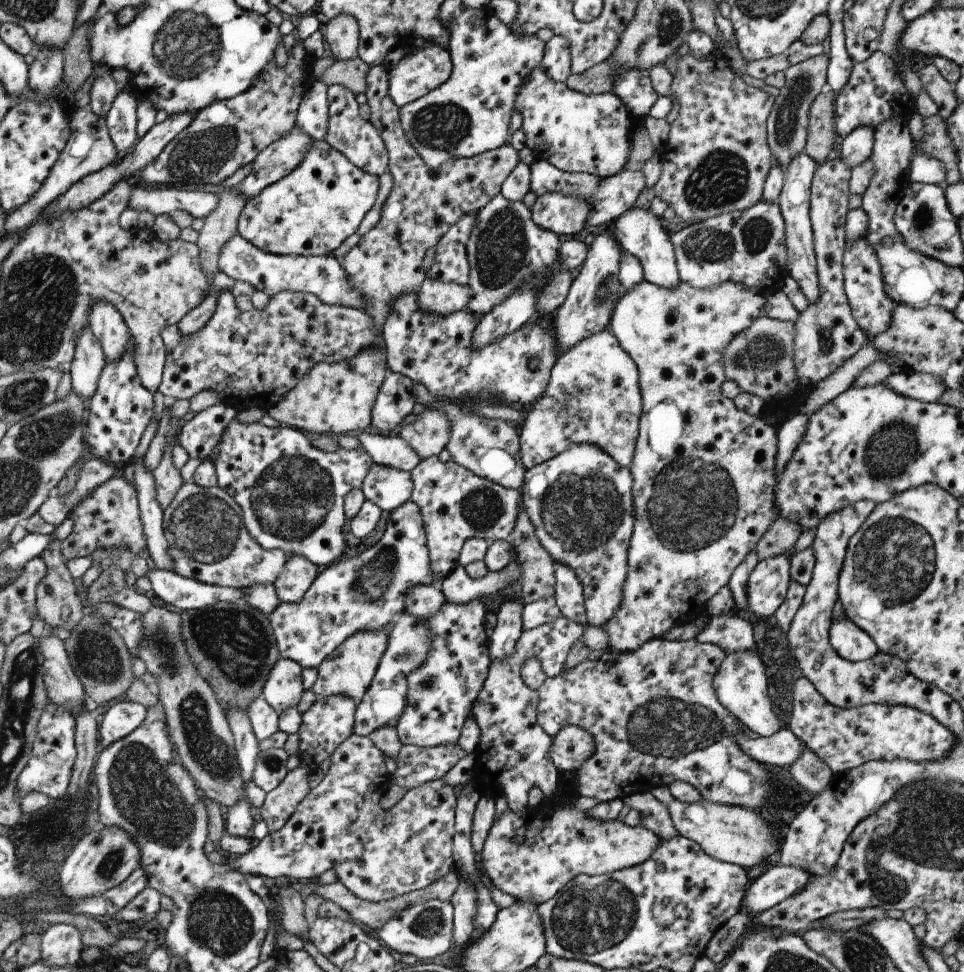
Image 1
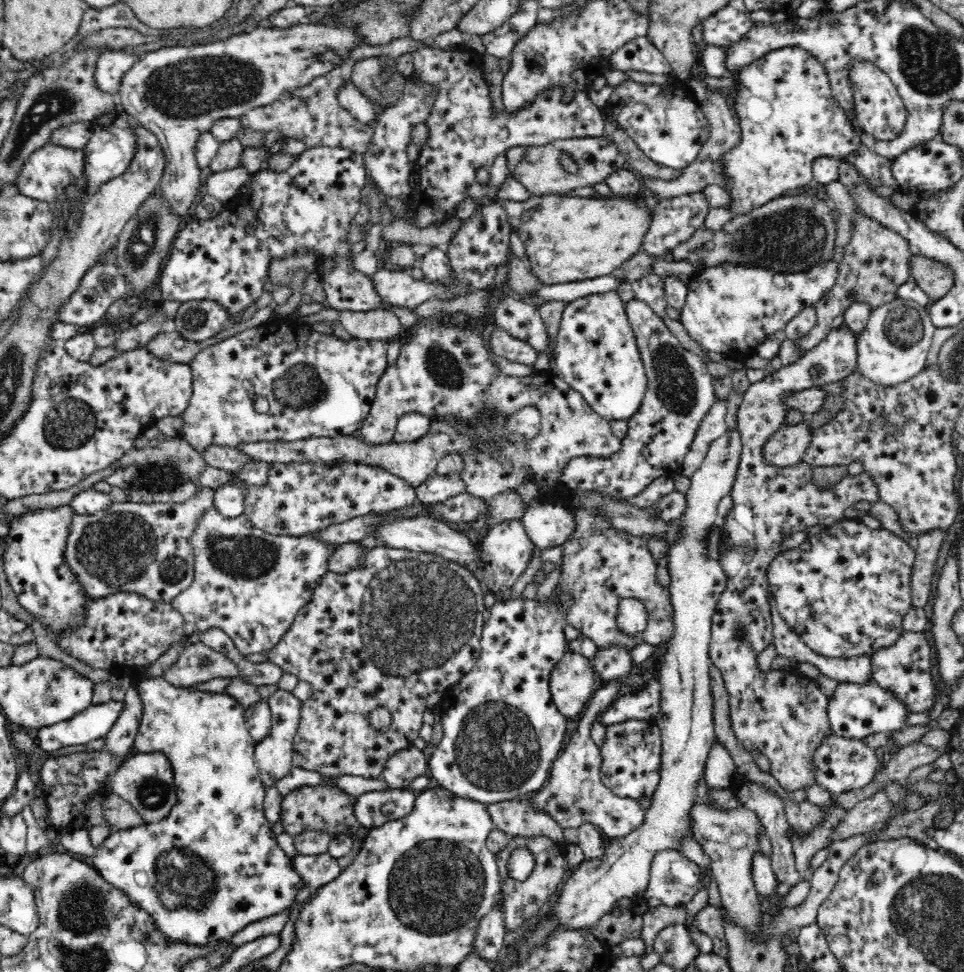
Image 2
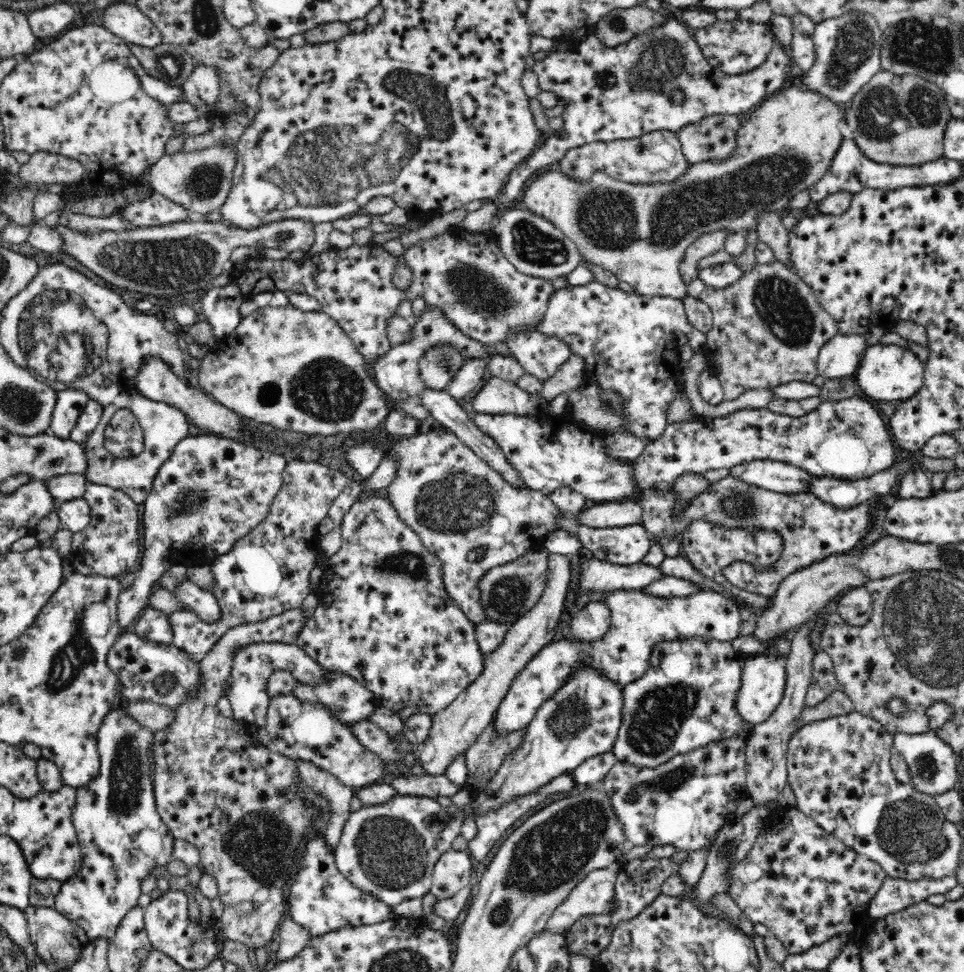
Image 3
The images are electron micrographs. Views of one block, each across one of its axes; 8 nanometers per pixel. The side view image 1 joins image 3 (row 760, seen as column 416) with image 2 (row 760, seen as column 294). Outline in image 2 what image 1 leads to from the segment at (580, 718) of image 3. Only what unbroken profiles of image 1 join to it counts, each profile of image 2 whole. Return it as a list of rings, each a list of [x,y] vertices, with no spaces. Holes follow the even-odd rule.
[[[654,717],[646,720],[630,718],[606,727],[606,738],[602,742],[600,755],[603,762],[600,768],[600,781],[614,795],[640,800],[652,798],[660,782],[662,772],[662,735]]]

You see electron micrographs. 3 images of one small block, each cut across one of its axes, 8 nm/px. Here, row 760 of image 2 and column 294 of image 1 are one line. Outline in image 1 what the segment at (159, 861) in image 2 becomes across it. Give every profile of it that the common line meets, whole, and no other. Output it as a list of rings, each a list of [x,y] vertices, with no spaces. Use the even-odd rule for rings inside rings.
[[[315,140],[303,152],[301,162],[283,179],[263,188],[257,196],[244,202],[237,218],[236,233],[248,244],[277,255],[332,255],[340,244],[355,233],[361,220],[374,204],[378,192],[378,177],[356,168],[325,141]]]

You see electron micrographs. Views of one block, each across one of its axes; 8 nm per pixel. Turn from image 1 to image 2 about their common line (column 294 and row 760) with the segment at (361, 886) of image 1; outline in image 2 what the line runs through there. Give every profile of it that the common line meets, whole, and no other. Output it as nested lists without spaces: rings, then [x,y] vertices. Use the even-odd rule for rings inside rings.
[[[839,734],[826,736],[810,754],[813,767],[814,784],[817,784],[829,795],[839,796],[872,784],[874,777],[881,769],[882,753],[868,747],[864,740],[848,738]]]

